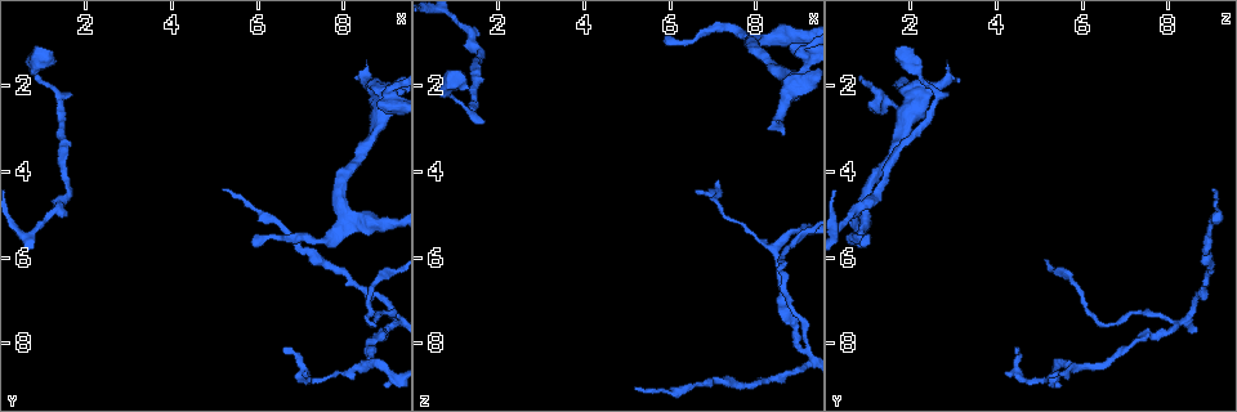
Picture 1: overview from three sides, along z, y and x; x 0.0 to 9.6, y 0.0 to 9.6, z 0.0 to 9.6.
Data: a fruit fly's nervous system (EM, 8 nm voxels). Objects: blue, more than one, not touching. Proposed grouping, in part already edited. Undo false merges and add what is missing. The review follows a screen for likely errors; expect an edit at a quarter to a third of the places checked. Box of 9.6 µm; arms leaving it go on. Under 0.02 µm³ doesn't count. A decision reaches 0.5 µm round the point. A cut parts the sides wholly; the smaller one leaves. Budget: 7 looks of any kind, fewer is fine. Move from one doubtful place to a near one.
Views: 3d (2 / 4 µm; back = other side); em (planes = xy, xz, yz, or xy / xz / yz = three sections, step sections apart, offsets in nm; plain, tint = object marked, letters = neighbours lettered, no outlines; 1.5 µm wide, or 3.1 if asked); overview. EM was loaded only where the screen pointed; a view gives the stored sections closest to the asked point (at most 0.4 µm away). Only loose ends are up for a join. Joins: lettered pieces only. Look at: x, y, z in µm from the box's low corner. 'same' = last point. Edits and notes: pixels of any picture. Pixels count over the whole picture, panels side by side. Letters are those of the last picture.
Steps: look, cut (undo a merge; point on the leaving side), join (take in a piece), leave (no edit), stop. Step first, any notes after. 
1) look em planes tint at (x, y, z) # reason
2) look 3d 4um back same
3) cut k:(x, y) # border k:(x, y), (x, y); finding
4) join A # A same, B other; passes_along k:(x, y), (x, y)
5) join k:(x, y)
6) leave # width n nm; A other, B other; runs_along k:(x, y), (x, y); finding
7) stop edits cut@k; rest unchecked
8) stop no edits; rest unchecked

look em xy step 4 plain at (0.85, 1.65, 2.10) # calibre changes

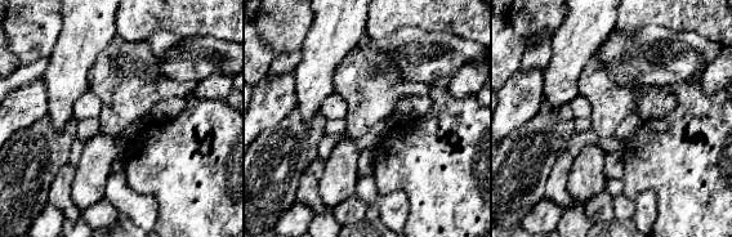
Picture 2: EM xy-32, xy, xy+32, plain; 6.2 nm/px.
look em xy step 4 letters same

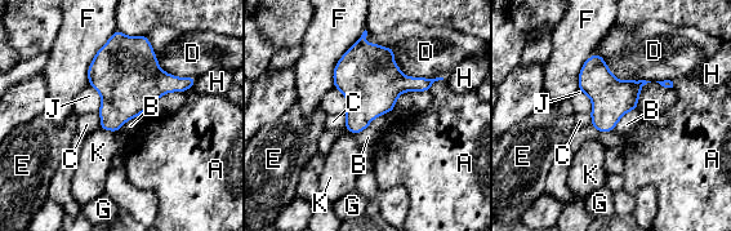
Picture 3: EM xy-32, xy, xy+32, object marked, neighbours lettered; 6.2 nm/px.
leave # A other, B other, C other, D other, E other, F other, G other, H other, J other, K other; border 3:(636, 109), (610, 130), (591, 124); all the same neuron

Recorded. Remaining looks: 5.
look em xy step 4 tint at (8.10, 5.15, 0.95) # thick turns thin

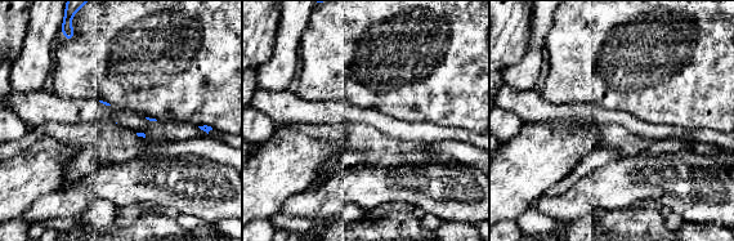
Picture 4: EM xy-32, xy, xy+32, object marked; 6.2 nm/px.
look em planes letters same # another direction

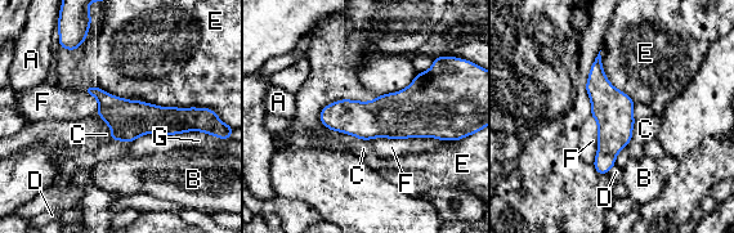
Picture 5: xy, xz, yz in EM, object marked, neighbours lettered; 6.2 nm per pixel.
leave # width 240 nm; A other, B other, C other, D other, E other, F other, G other; runs_along 5:(598, 61), (605, 170); one neuron here

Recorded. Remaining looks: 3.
look em xy step 4 letters at (5.25, 4.35, 9.00) # end of a long branch

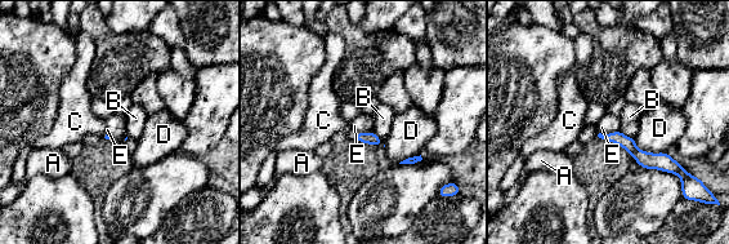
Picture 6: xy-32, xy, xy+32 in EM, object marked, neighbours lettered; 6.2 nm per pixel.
join C # A other, B other, C same, D other, E other; passes_along 6:(371, 138), (354, 136), (323, 120); it goes on there

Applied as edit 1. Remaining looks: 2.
stop edits join@6; rest unchecked

